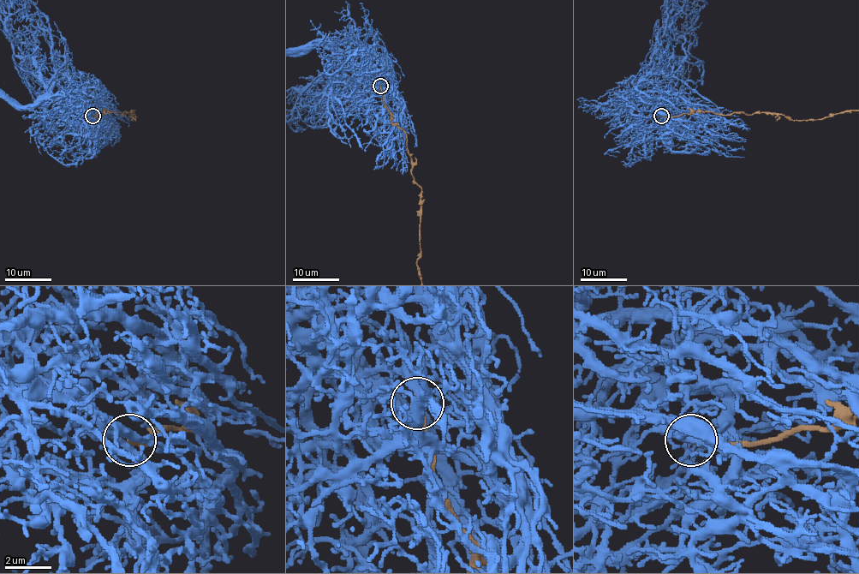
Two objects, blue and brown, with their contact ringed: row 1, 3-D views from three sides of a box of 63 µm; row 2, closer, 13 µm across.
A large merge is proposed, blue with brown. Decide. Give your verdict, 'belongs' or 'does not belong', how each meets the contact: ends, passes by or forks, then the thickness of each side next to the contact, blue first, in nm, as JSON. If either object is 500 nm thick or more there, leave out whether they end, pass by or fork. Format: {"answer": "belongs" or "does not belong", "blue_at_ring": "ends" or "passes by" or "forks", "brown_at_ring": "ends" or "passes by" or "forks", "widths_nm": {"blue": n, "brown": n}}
{"answer": "does not belong", "blue_at_ring": "forks", "brown_at_ring": "ends", "widths_nm": {"blue": 280, "brown": 200}}

